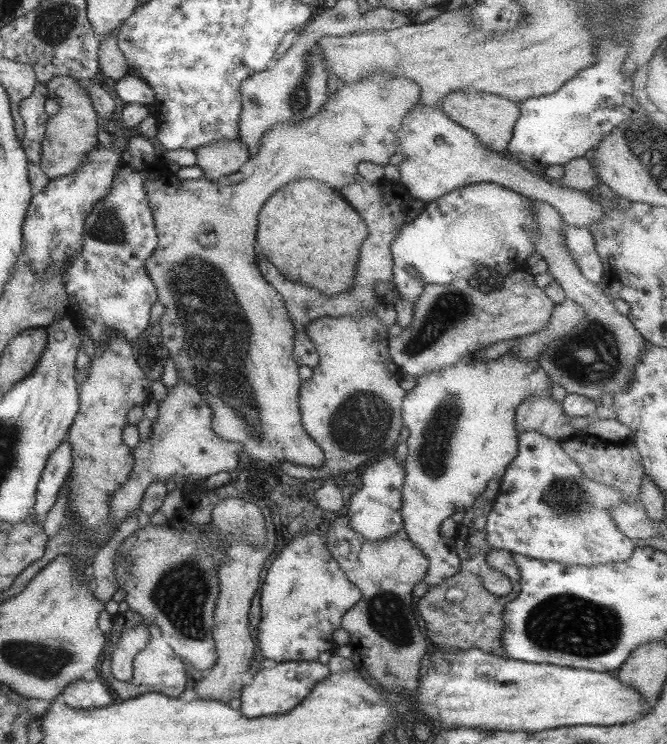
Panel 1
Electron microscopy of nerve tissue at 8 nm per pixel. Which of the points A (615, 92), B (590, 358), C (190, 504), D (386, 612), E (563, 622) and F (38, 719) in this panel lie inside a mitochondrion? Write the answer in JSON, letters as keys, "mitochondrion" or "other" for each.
{"A":"other","B":"mitochondrion","C":"other","D":"mitochondrion","E":"mitochondrion","F":"other"}

